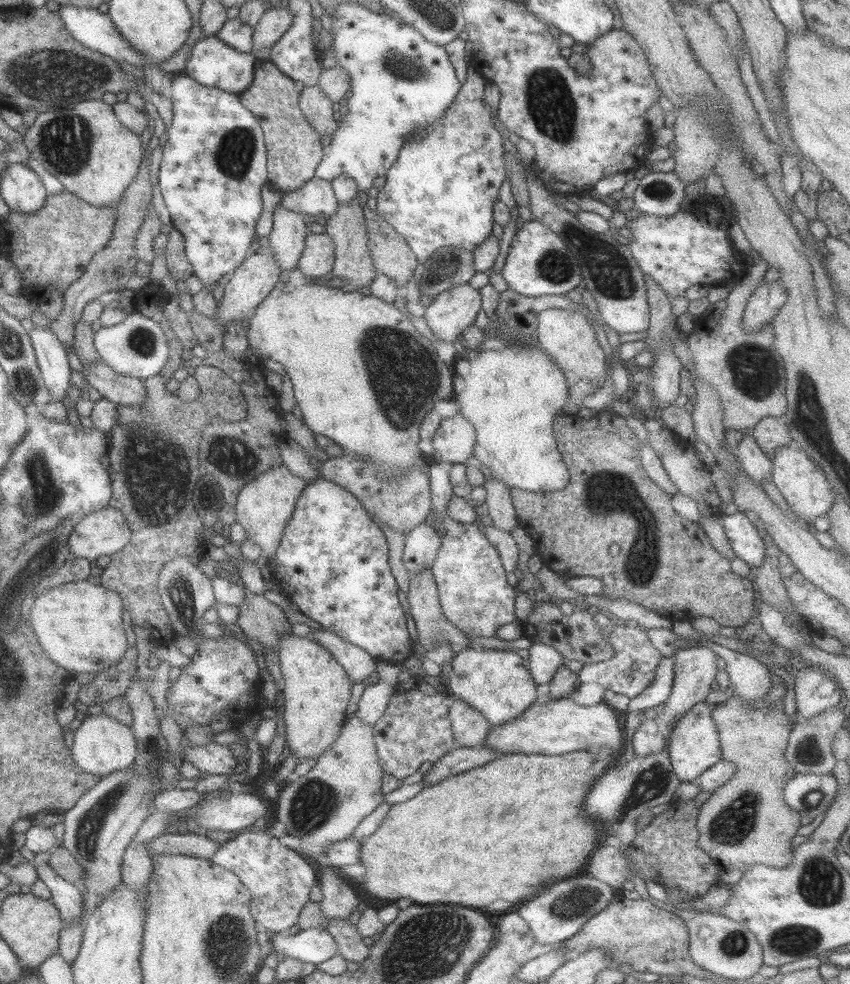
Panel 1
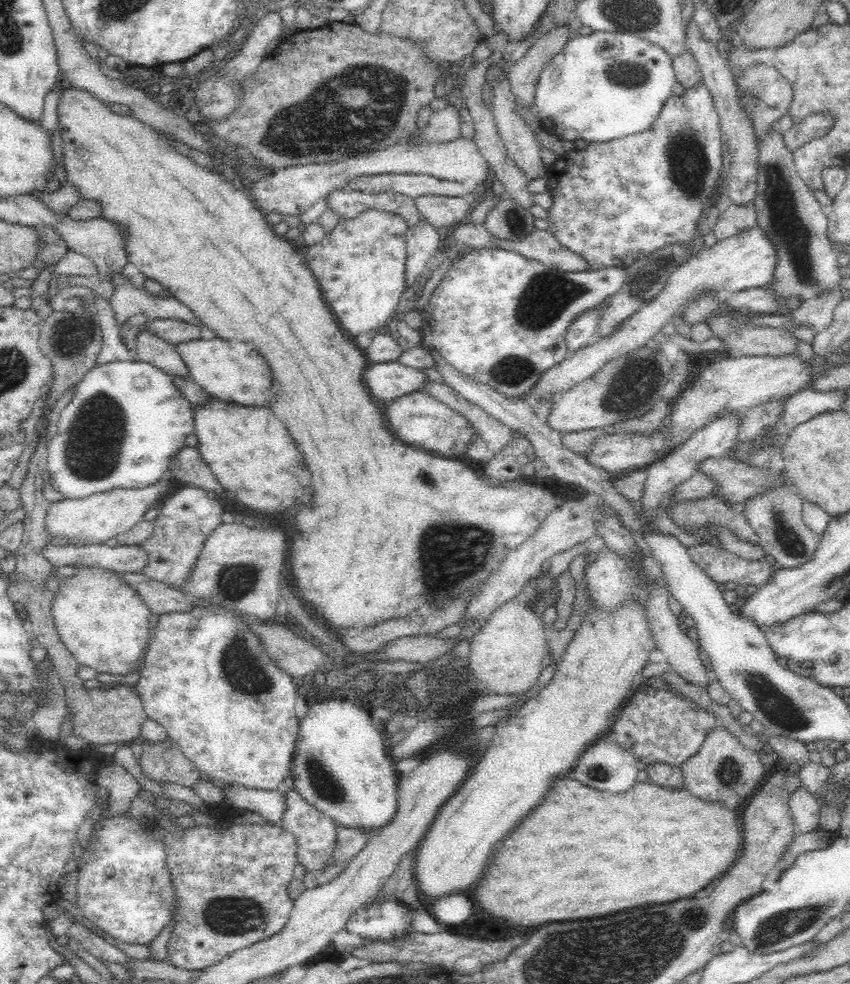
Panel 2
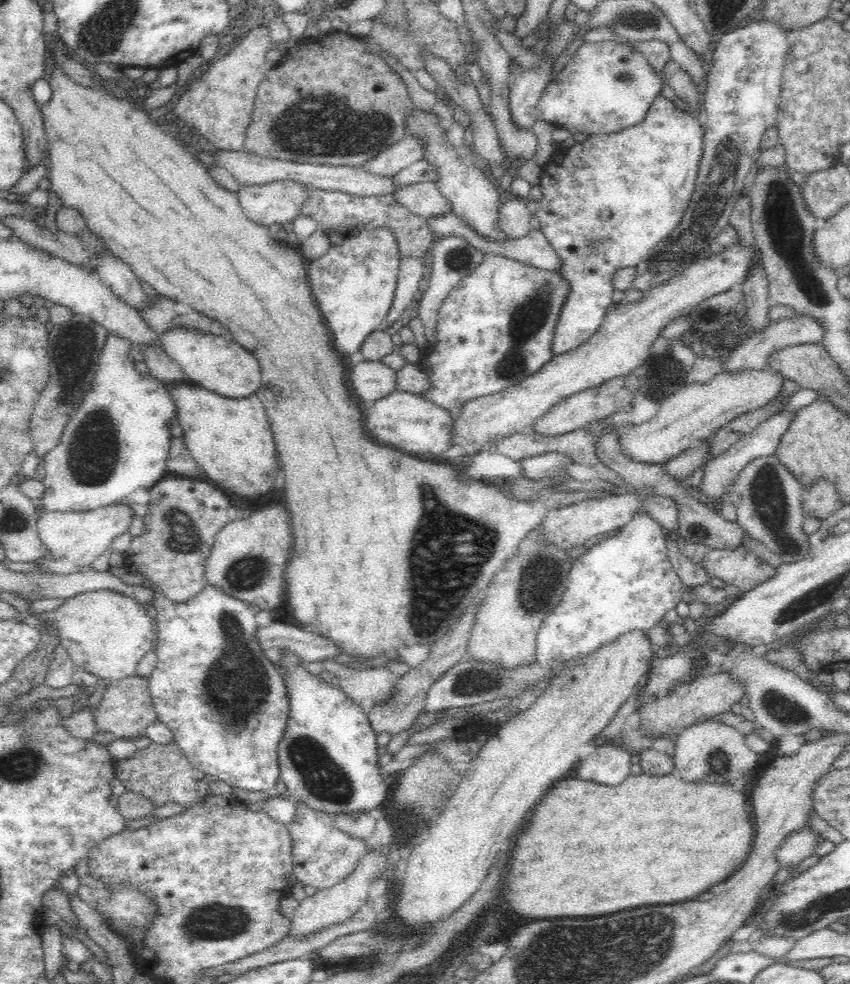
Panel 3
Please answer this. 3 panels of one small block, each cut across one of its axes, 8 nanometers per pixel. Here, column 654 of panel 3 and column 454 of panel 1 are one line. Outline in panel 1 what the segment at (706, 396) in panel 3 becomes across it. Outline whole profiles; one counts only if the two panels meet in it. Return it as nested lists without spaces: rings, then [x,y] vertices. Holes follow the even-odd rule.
[[[461,413],[445,418],[433,436],[432,458],[436,463],[465,463],[475,451],[477,434],[474,425]]]

